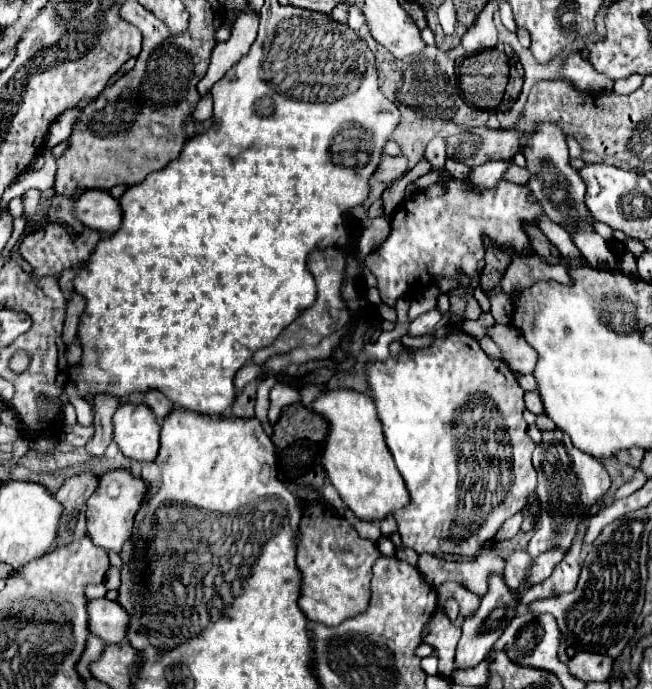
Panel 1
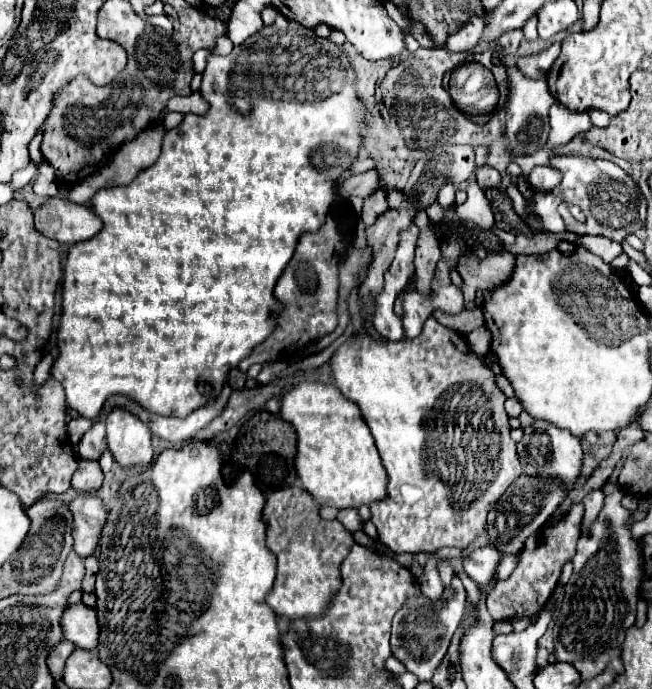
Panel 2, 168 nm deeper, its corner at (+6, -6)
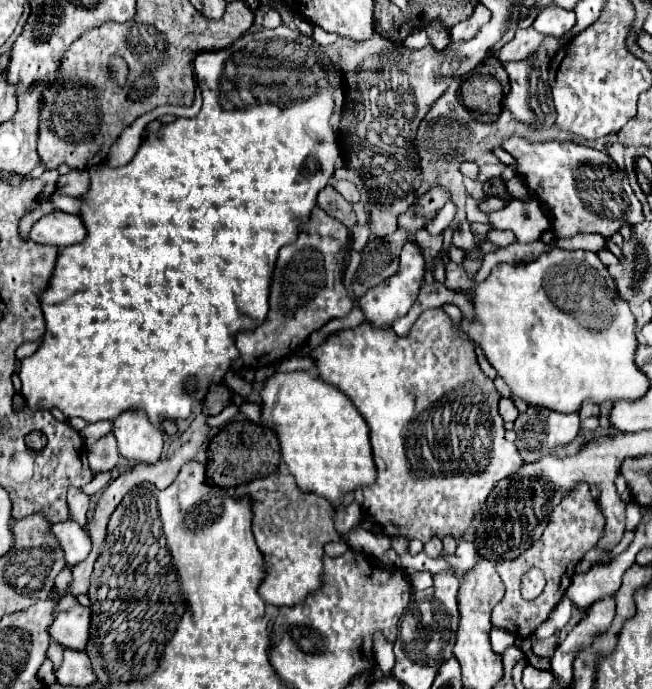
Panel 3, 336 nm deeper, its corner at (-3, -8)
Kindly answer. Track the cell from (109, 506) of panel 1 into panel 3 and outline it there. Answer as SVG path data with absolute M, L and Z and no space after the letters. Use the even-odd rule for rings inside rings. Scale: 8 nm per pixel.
M72 520L52 524L52 534L56 536L66 564L78 564L82 562L90 552L90 538L86 536L86 530Z

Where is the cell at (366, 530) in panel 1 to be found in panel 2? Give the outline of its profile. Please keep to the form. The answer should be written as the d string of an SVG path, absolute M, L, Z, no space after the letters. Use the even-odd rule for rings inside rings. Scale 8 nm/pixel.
M341 510L341 512L337 514L337 520L343 522L343 526L349 528L351 532L363 530L363 520L361 520L361 516L357 514L357 510Z

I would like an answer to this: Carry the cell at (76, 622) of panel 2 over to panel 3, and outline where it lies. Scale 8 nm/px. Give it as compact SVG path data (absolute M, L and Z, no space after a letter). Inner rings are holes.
M74 604L66 612L58 612L50 624L50 638L64 648L84 650L88 642L90 608Z

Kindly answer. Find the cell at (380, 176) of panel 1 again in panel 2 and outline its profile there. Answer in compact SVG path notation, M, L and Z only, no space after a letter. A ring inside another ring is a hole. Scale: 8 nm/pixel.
M367 170L363 174L353 174L349 176L349 180L343 182L343 188L359 198L369 198L377 188L379 188L379 172L377 170Z

